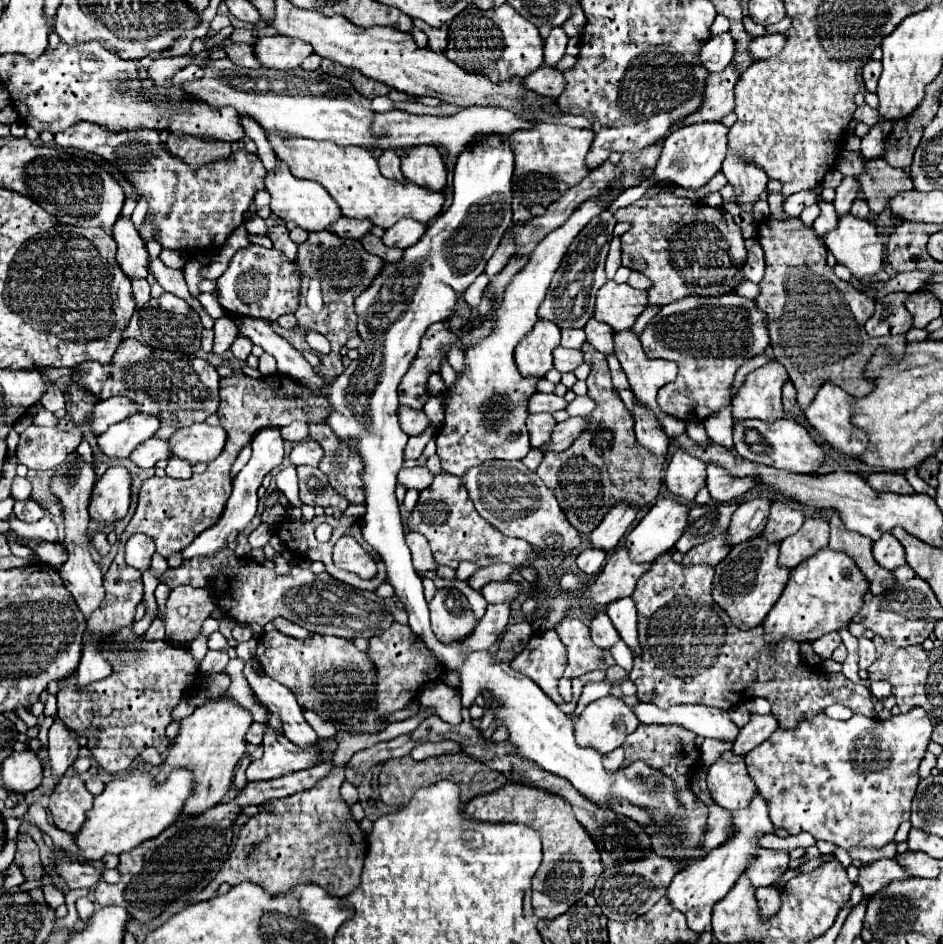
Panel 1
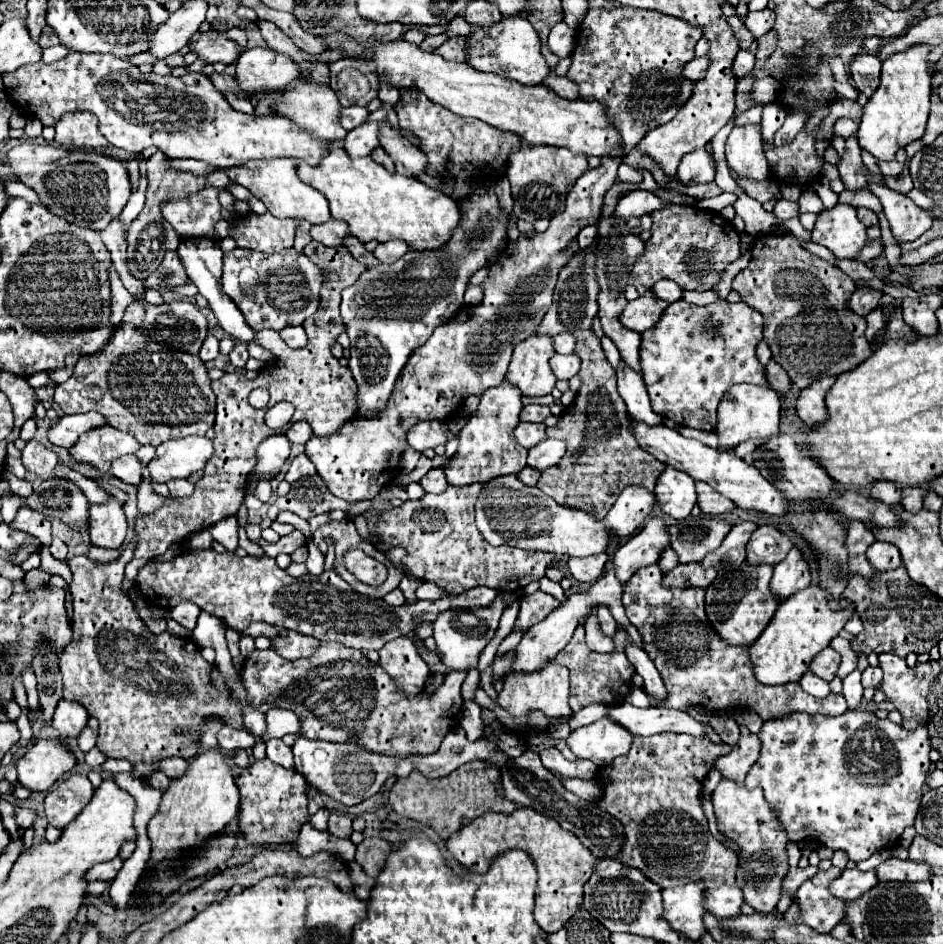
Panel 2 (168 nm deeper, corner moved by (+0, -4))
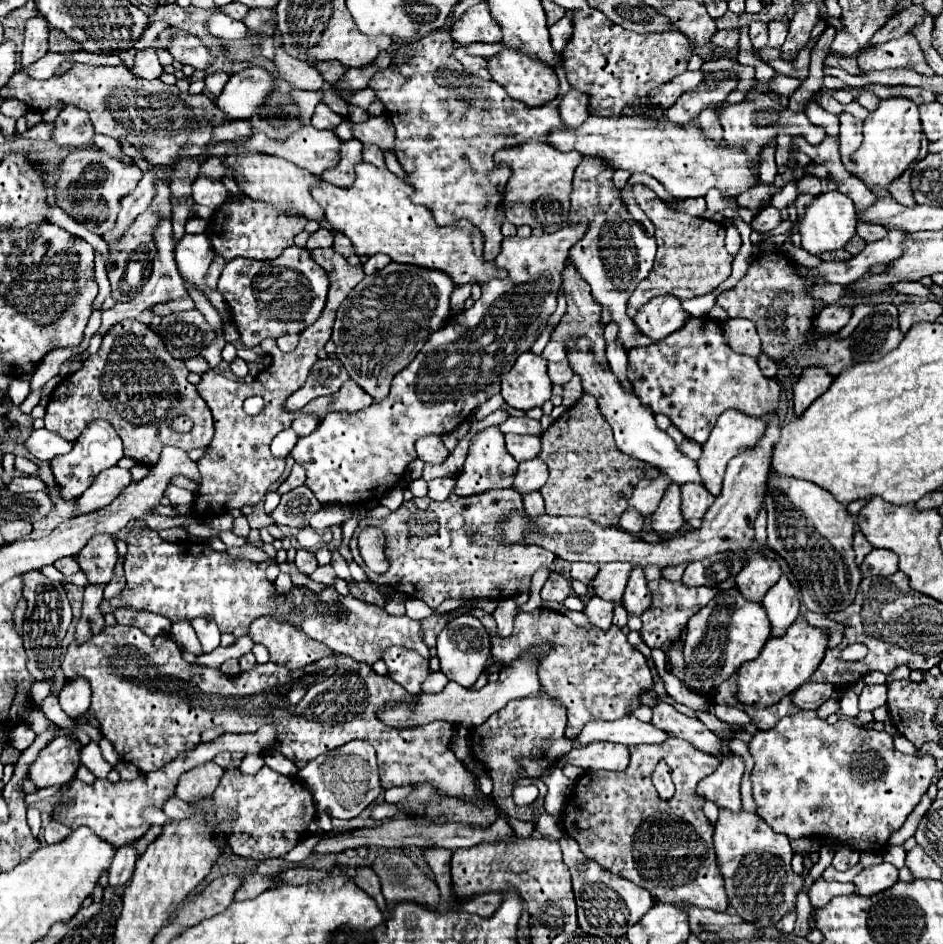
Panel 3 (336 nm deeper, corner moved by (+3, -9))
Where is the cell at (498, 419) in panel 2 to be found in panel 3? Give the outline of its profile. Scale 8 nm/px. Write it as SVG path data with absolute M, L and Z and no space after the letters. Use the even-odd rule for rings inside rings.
M489 426L471 438L467 460L463 464L461 474L457 476L457 486L455 486L457 496L471 496L471 494L481 494L491 488L511 488L513 486L513 476L517 474L519 462L505 450L503 436L505 434L499 430L499 426Z

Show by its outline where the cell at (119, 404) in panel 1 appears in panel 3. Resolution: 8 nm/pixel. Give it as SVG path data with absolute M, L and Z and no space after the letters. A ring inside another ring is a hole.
M39 428L39 430L33 430L31 432L31 436L27 438L25 446L27 446L27 450L35 458L49 462L55 456L61 456L61 454L71 452L73 442L65 440L63 436L57 436L57 432L49 432L47 428Z

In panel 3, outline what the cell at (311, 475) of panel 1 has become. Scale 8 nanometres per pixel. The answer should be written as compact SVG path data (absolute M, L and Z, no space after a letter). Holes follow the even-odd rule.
M303 484L281 496L281 504L275 508L271 518L277 524L285 524L291 528L305 528L309 526L309 520L317 510L321 510L321 502Z

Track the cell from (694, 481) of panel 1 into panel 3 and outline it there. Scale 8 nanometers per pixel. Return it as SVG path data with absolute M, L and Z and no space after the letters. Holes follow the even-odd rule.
M669 484L657 510L651 514L651 528L657 534L675 534L685 526L681 516L681 486Z

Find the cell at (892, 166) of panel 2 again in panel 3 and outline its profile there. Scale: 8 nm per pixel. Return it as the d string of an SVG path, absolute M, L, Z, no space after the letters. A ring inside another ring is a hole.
M905 170L897 180L893 180L893 184L889 184L887 190L903 206L915 206L915 200L913 200L911 188L909 188L909 170Z

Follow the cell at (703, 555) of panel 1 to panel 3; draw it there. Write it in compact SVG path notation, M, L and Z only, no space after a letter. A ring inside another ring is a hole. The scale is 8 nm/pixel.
M665 578L649 582L649 590L653 594L653 604L647 612L641 614L643 628L639 634L649 648L661 648L663 652L667 652L669 644L679 638L679 634L683 632L689 618L715 596L713 588L685 588L685 584L671 582Z

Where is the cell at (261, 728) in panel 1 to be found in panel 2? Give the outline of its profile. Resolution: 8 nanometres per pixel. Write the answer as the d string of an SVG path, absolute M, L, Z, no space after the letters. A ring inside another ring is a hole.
M224 725L218 731L218 747L222 751L234 751L234 749L252 749L252 745L256 743L254 735L248 733L246 729L232 729L228 725Z

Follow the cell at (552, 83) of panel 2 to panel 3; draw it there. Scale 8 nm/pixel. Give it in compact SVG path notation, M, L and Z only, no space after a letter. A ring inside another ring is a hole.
M569 90L559 102L559 114L561 114L561 120L565 126L577 128L589 116L587 96L577 92L577 90Z

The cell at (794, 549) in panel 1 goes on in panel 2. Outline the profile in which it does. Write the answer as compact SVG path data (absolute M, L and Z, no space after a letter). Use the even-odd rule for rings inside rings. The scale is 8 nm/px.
M792 549L788 557L774 567L774 575L770 579L770 591L778 601L788 599L796 591L802 591L810 585L810 569L802 559L798 549Z

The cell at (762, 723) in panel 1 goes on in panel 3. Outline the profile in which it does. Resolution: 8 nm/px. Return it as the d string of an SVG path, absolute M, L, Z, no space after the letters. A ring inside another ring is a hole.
M731 754L729 758L723 758L719 768L705 776L697 792L705 796L707 800L713 800L719 808L729 808L731 812L737 812L741 808L741 796L739 796L739 786L745 774L745 762L741 756Z

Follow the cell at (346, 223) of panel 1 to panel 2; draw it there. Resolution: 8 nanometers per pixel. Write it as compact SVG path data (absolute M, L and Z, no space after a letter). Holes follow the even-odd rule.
M330 219L328 223L312 225L310 235L312 235L314 241L320 241L320 243L332 245L332 247L340 247L342 245L342 239L348 235L348 225L344 221Z

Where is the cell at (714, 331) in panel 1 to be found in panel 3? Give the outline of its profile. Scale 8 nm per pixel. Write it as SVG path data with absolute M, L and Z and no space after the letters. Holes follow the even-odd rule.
M689 316L685 326L665 340L629 350L627 378L641 404L653 414L665 414L691 440L705 444L721 412L737 408L751 416L765 416L777 410L779 388L765 378L757 360L735 352L727 340L721 322L713 318Z

